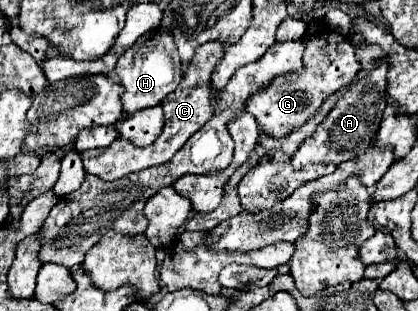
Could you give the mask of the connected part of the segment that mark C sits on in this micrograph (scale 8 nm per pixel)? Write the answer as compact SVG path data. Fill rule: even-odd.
M204 43L196 49L196 55L192 57L192 61L188 63L182 83L176 87L176 91L172 91L164 103L164 129L160 133L160 137L148 145L148 147L136 147L126 139L116 139L112 145L108 147L98 147L98 149L88 149L82 151L80 157L84 161L84 169L86 173L98 175L104 181L114 181L120 179L132 171L142 171L146 167L154 167L154 165L162 165L166 161L170 161L174 157L174 153L206 123L212 119L214 113L214 99L216 99L216 89L210 83L212 71L214 67L222 61L224 55L224 47L226 43Z

